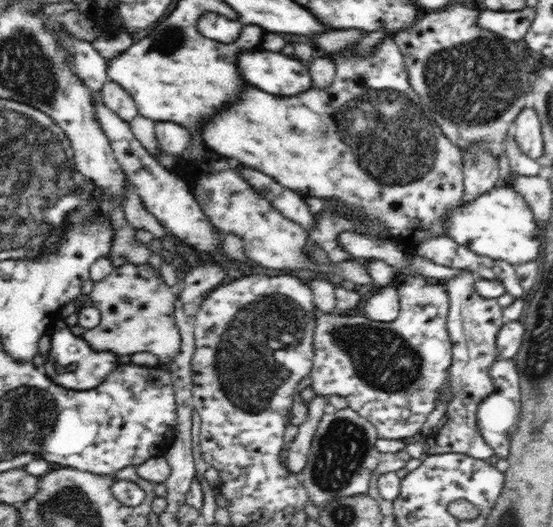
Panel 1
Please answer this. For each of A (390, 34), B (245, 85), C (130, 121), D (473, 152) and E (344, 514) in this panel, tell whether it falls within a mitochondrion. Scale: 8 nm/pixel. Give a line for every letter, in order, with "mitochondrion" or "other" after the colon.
A: other
B: other
C: other
D: mitochondrion
E: mitochondrion

